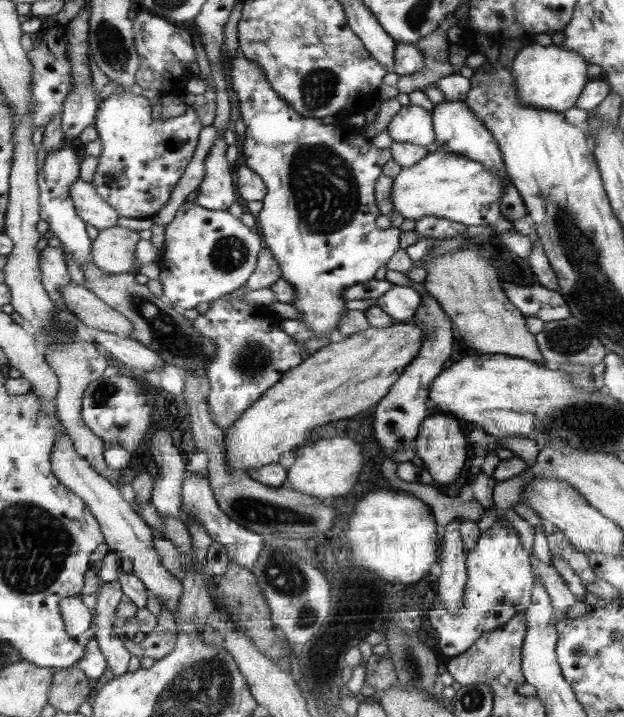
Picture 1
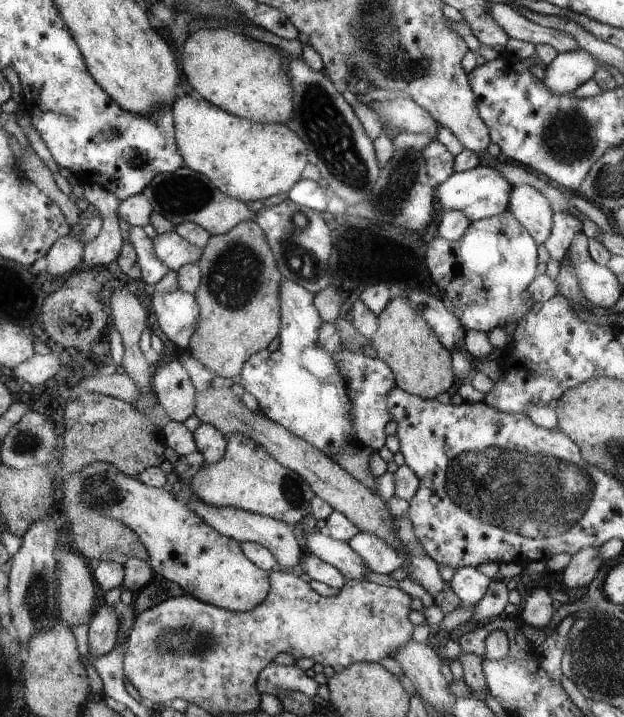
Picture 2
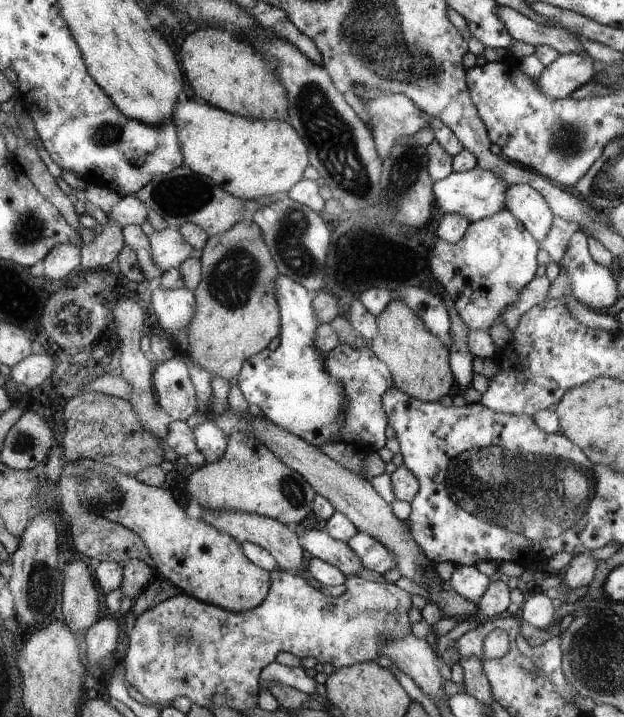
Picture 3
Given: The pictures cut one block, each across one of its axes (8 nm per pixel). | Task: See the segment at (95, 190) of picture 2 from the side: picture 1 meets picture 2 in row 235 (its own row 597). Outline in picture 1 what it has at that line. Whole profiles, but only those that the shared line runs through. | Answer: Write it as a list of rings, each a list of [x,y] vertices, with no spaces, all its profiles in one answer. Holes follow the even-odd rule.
[[[117,580],[111,583],[100,583],[100,588],[98,588],[96,594],[96,626],[94,626],[96,632],[94,638],[98,641],[98,648],[107,658],[107,666],[110,668],[110,672],[114,677],[122,676],[129,671],[129,662],[133,654],[124,646],[124,638],[113,633],[113,623],[117,620],[116,607],[121,600],[124,600],[125,595],[122,592],[121,584]]]

